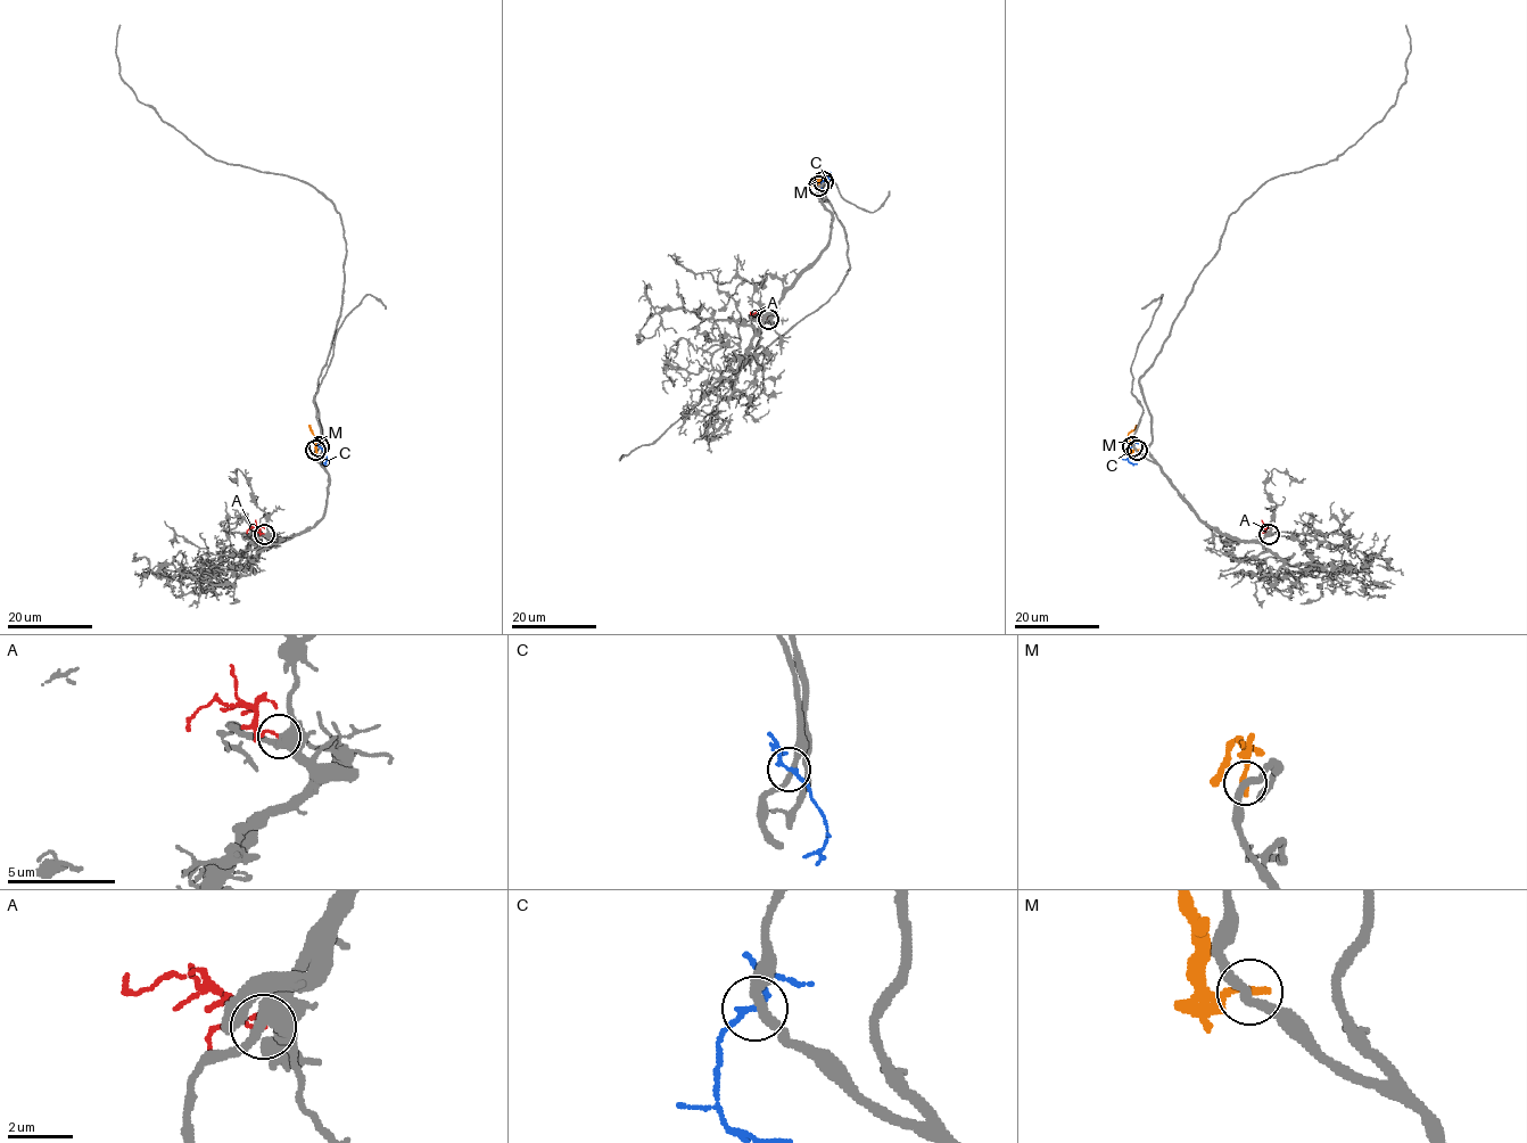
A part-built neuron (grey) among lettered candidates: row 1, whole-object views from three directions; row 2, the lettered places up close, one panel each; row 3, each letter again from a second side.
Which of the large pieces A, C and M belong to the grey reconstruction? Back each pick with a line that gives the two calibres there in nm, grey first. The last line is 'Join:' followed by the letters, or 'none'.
Join: none

